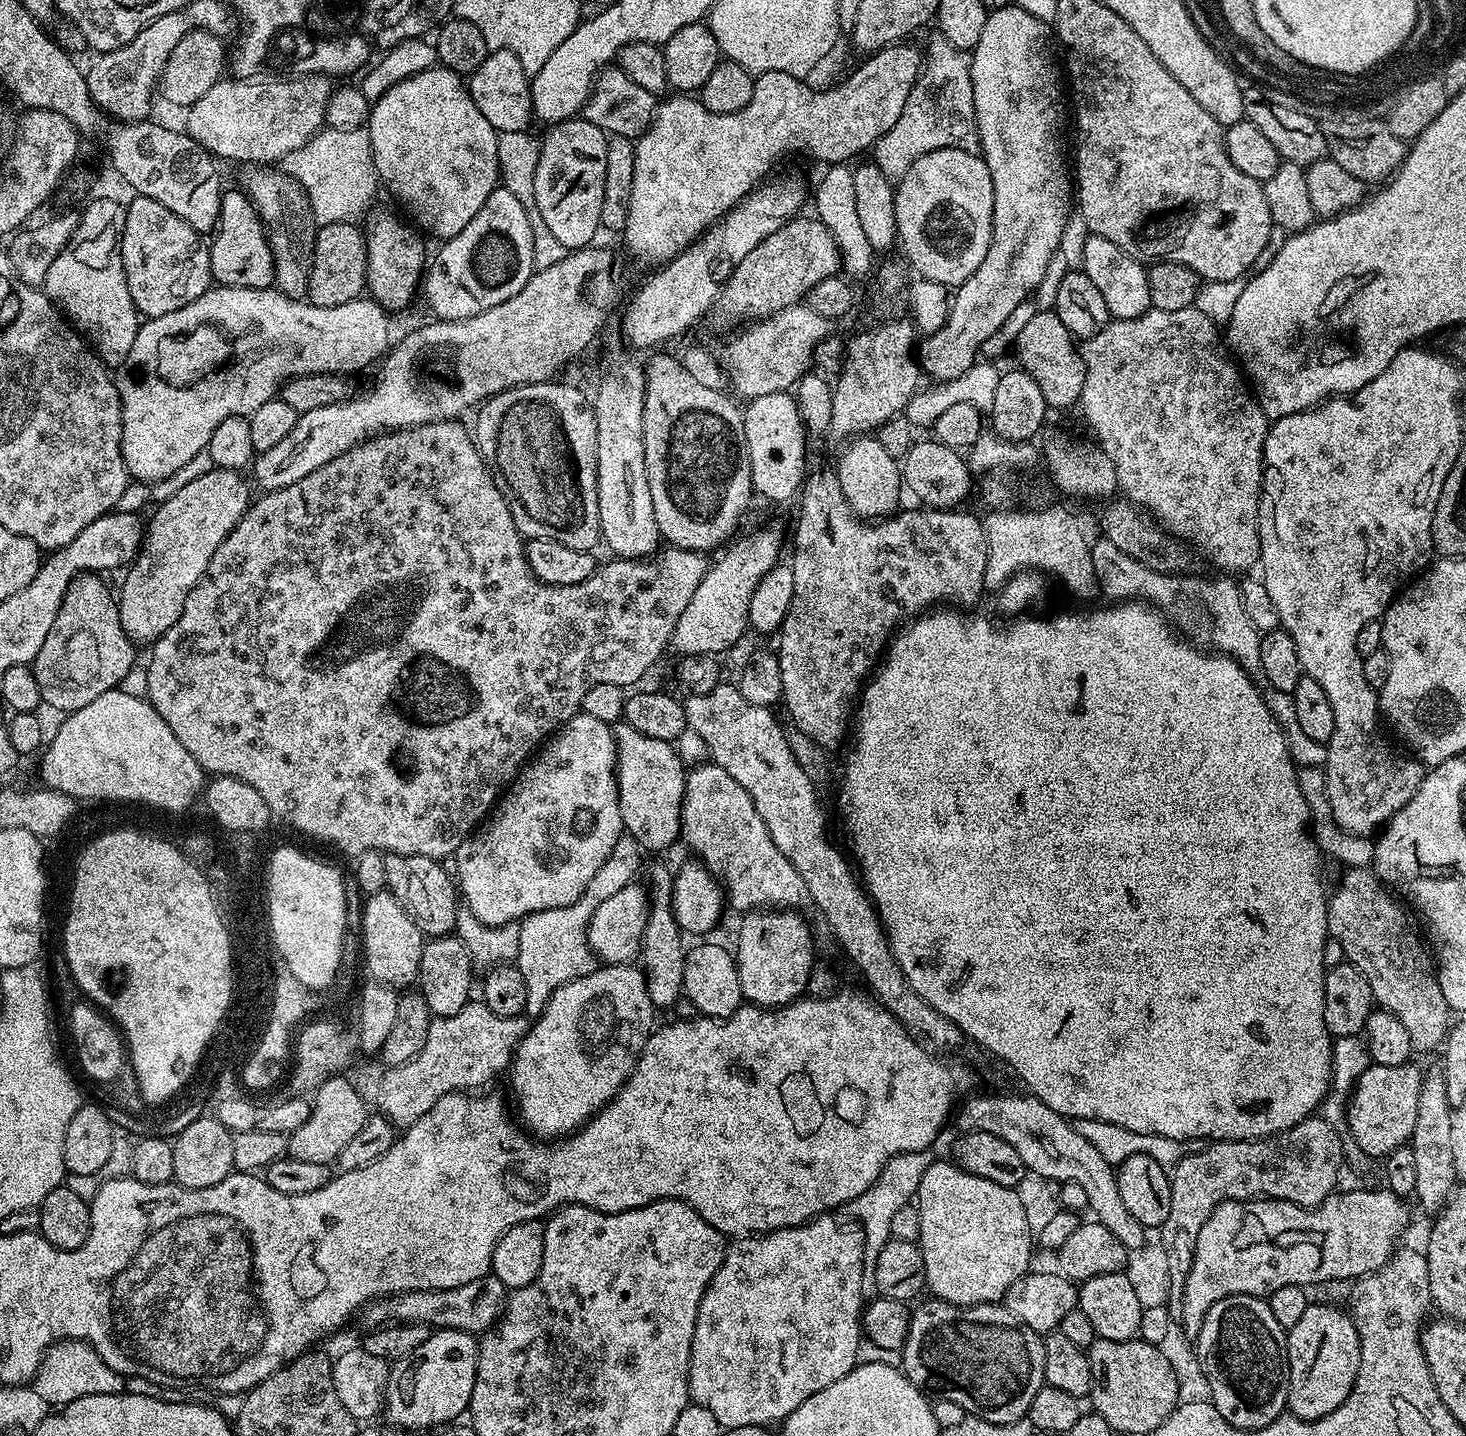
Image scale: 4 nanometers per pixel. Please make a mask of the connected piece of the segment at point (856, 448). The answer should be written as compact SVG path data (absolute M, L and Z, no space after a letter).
M868 434L853 439L848 446L840 461L834 464L834 471L850 510L868 522L879 516L887 518L893 515L901 507L902 493L902 468L897 457L892 456L878 438Z

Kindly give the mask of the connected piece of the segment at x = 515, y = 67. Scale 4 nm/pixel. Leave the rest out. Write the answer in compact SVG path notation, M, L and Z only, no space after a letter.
M497 48L489 51L482 66L478 66L478 70L471 73L466 87L478 110L482 110L486 122L490 122L490 126L494 126L497 133L529 131L528 123L533 123L534 120L532 86L530 78L522 70L522 62L518 62L518 58L510 50Z

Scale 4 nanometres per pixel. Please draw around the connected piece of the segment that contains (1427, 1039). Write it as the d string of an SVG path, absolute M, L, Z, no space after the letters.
M1371 867L1350 868L1343 874L1345 876L1341 878L1336 893L1331 893L1328 901L1329 937L1334 944L1336 940L1337 946L1344 951L1343 959L1358 970L1362 970L1362 974L1366 974L1366 982L1370 982L1373 1001L1383 1011L1394 1014L1394 1018L1398 1018L1402 1026L1406 1026L1406 1034L1410 1034L1413 1049L1417 1053L1432 1052L1435 1048L1437 1051L1448 1034L1450 1009L1442 994L1442 986L1436 977L1433 953L1426 947L1426 940L1421 929L1419 927L1416 929L1412 925L1413 917L1411 915L1408 917L1404 913L1405 905L1389 891L1384 881L1376 877Z

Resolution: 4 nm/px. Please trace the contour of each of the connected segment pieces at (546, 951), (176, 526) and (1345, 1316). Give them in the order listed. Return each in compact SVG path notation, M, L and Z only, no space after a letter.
M621 834L614 850L610 850L610 856L602 862L602 866L598 866L598 872L590 878L586 890L582 890L578 902L570 902L570 906L558 906L554 910L538 910L519 921L518 954L514 967L522 974L522 982L526 984L524 1012L529 1017L542 1014L550 994L554 994L558 986L566 986L566 982L574 982L596 971L598 959L588 945L591 918L606 898L613 897L618 890L637 879L640 855L640 843L633 836Z
M214 467L212 472L195 478L178 494L158 504L152 521L147 521L139 554L123 573L124 585L120 592L118 588L120 621L129 640L140 646L151 645L178 622L186 598L206 574L214 550L222 546L253 499L254 494L242 477L240 472Z
M1309 1303L1306 1314L1288 1333L1288 1407L1287 1411L1299 1420L1321 1420L1346 1402L1360 1365L1360 1338L1351 1315L1332 1304Z

